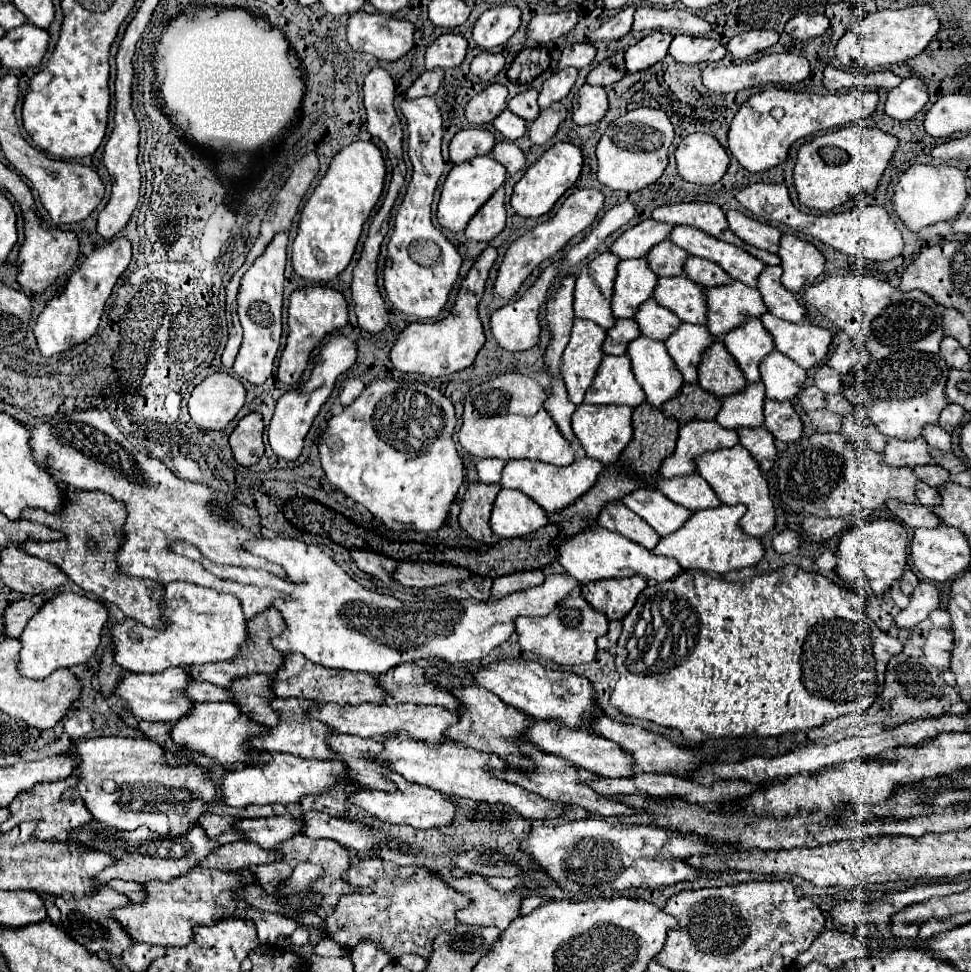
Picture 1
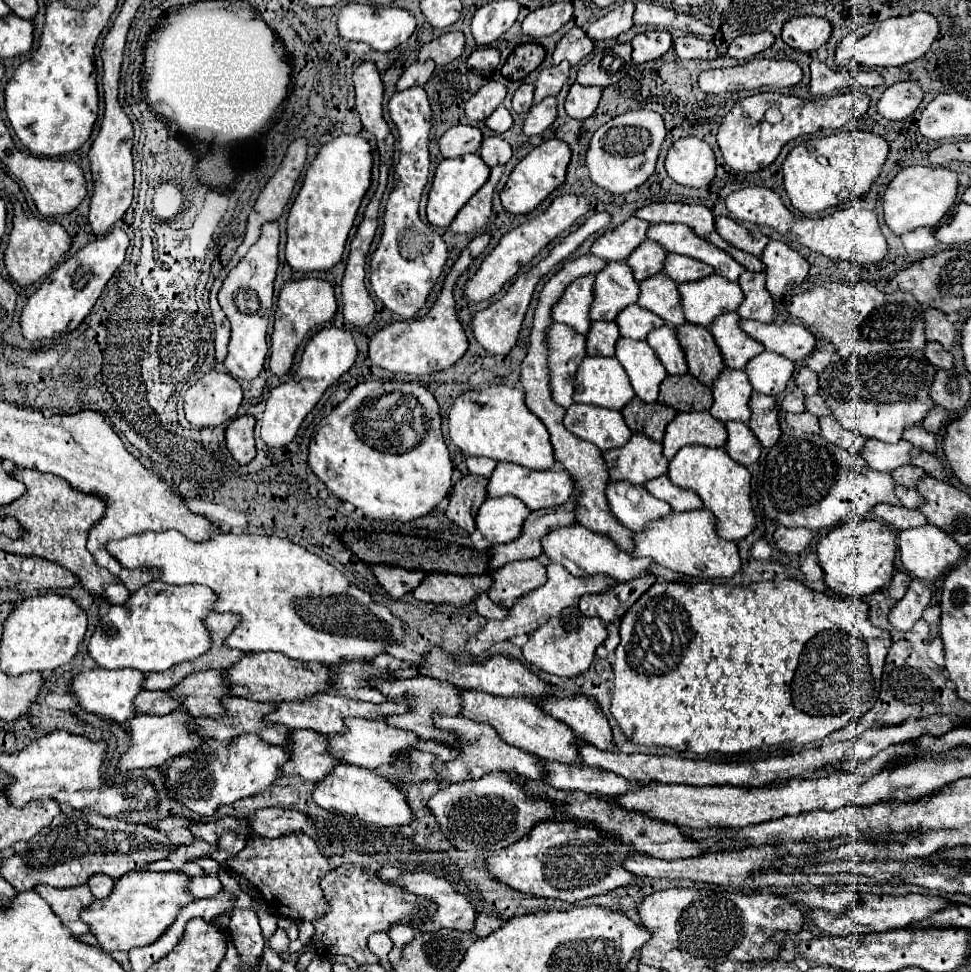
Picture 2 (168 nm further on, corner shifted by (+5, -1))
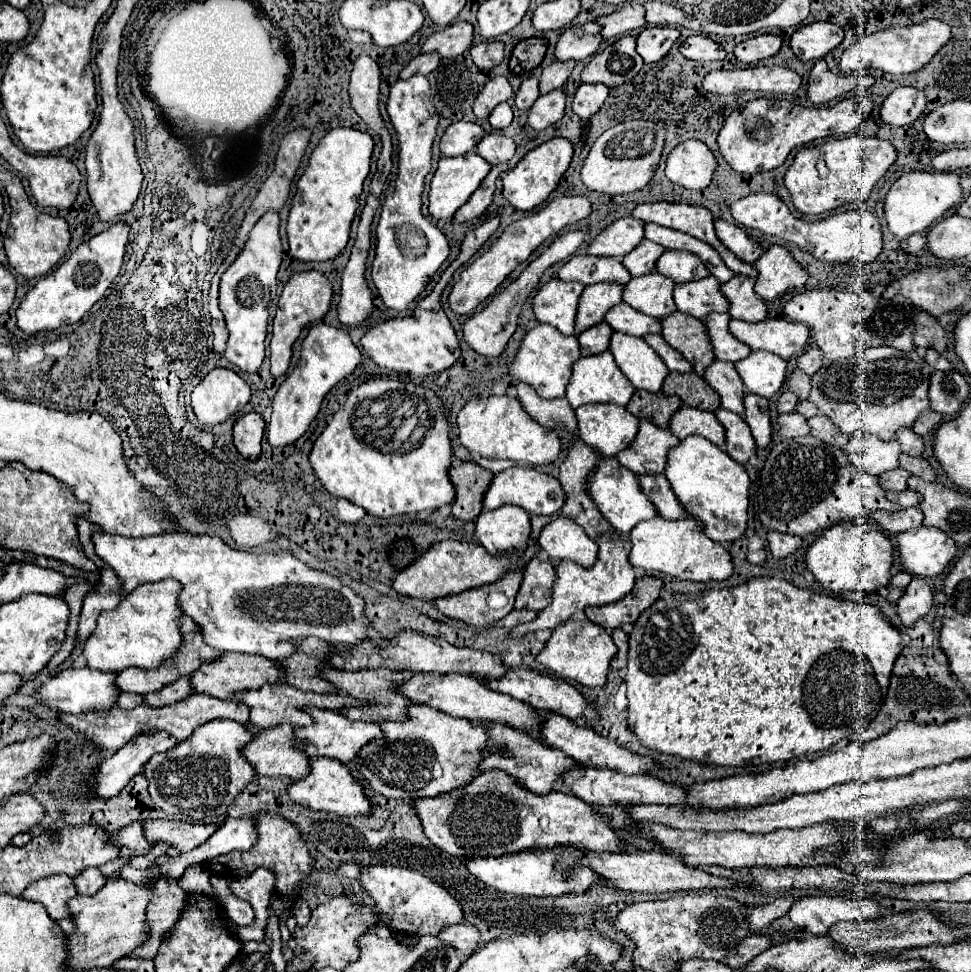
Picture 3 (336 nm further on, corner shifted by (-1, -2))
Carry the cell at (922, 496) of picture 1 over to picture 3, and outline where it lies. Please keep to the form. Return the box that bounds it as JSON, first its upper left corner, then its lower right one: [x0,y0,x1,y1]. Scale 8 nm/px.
[886,490,922,508]

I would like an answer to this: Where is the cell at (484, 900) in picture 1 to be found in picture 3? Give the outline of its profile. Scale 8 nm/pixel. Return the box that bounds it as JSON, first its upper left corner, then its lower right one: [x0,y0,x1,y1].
[360,866,464,938]

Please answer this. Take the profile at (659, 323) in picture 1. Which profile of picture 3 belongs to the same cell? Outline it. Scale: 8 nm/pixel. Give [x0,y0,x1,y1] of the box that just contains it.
[604,302,662,336]

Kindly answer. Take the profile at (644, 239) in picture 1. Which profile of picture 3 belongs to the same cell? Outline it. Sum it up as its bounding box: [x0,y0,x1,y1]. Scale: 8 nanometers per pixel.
[588,216,644,258]

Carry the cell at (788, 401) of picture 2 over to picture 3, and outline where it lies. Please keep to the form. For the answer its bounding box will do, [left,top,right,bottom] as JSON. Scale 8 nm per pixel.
[778,392,798,412]

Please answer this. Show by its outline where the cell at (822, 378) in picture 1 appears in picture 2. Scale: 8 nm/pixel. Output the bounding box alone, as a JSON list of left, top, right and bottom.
[796,367,818,395]

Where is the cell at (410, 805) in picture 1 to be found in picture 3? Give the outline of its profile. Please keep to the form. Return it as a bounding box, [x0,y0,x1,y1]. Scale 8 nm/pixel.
[288,760,372,816]

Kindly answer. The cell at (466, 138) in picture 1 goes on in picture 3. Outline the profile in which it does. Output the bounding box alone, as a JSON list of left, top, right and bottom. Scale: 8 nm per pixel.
[440,122,486,156]

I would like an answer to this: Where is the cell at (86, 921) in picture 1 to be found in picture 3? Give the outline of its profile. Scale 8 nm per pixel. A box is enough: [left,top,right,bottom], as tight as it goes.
[22,874,76,920]

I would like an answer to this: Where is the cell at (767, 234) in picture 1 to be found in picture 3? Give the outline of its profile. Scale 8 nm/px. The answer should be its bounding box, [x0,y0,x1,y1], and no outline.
[716,220,764,262]

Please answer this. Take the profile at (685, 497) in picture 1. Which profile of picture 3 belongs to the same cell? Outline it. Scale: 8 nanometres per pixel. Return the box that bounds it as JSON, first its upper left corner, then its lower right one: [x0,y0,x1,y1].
[640,474,688,520]

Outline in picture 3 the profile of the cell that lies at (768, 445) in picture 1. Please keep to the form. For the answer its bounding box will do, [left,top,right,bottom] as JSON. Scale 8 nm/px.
[716,408,756,464]

